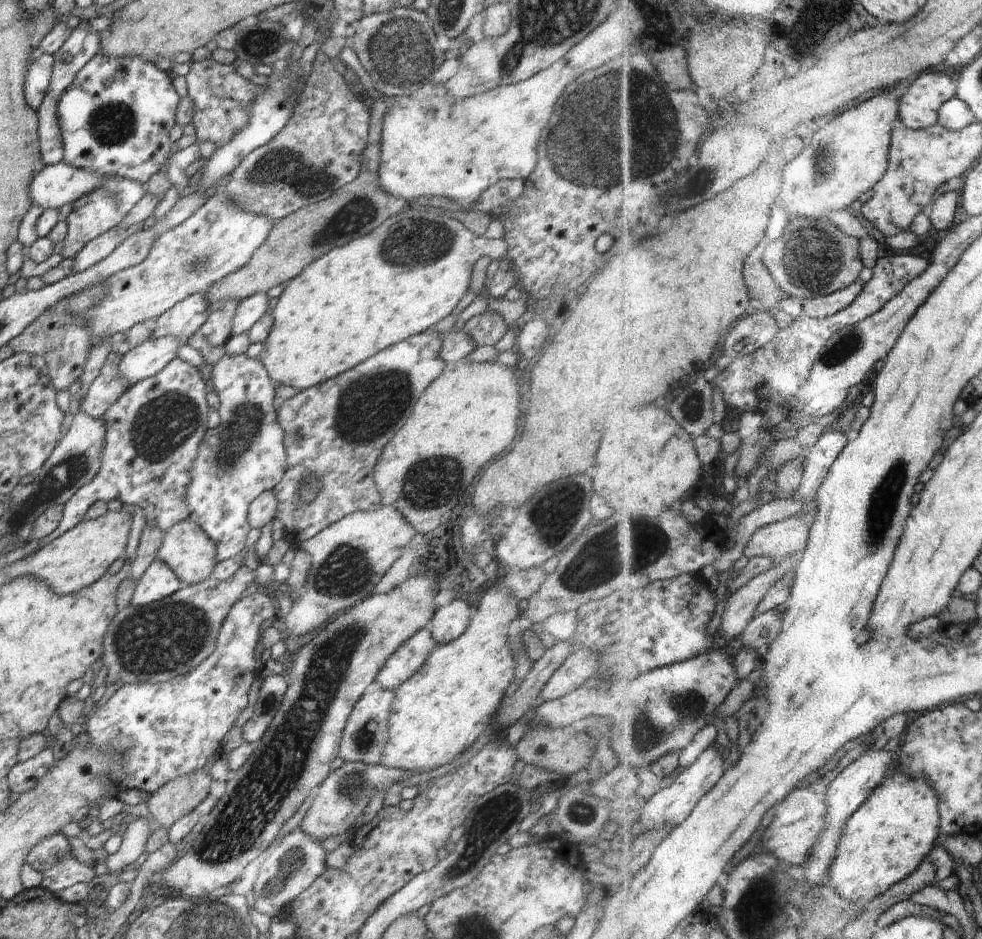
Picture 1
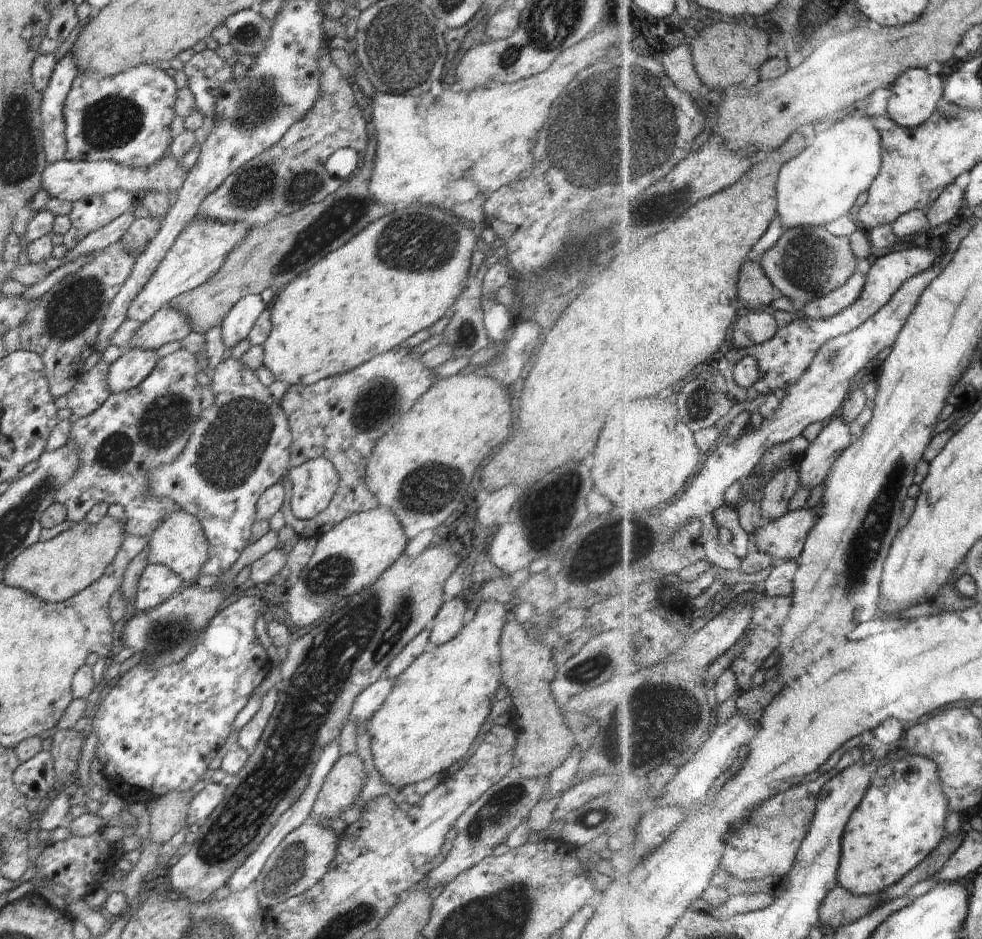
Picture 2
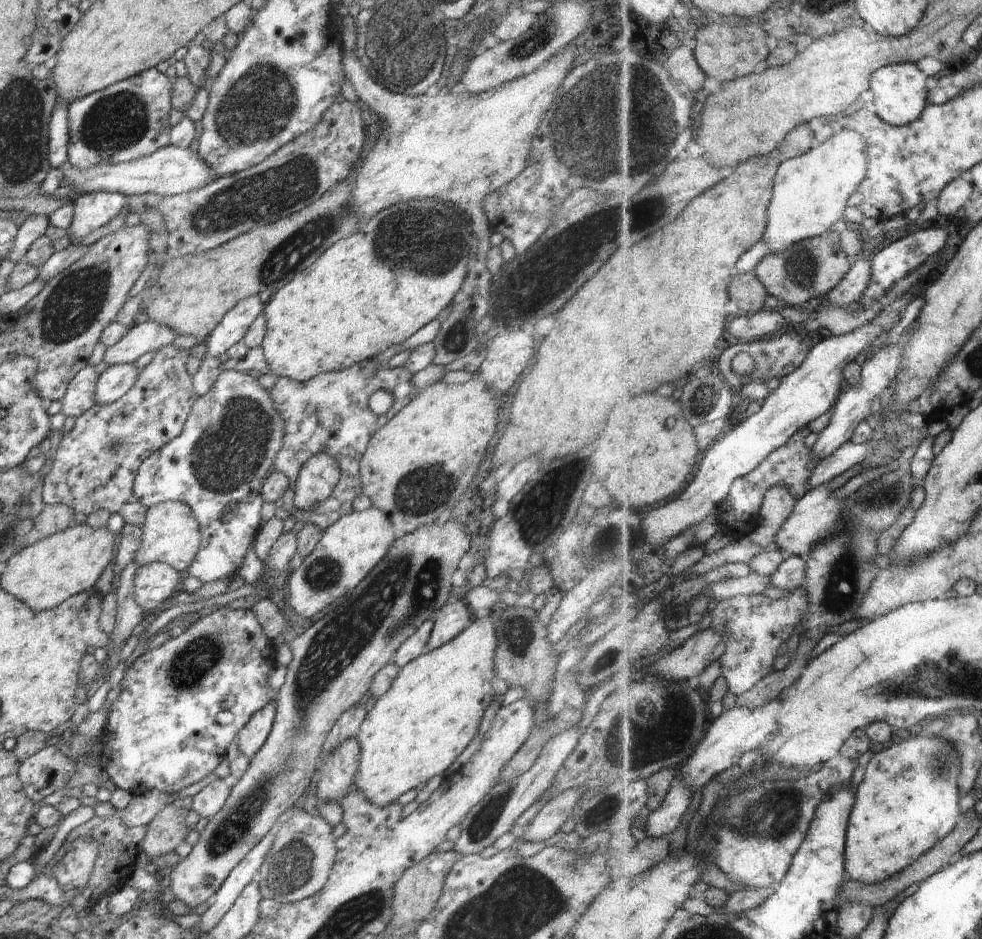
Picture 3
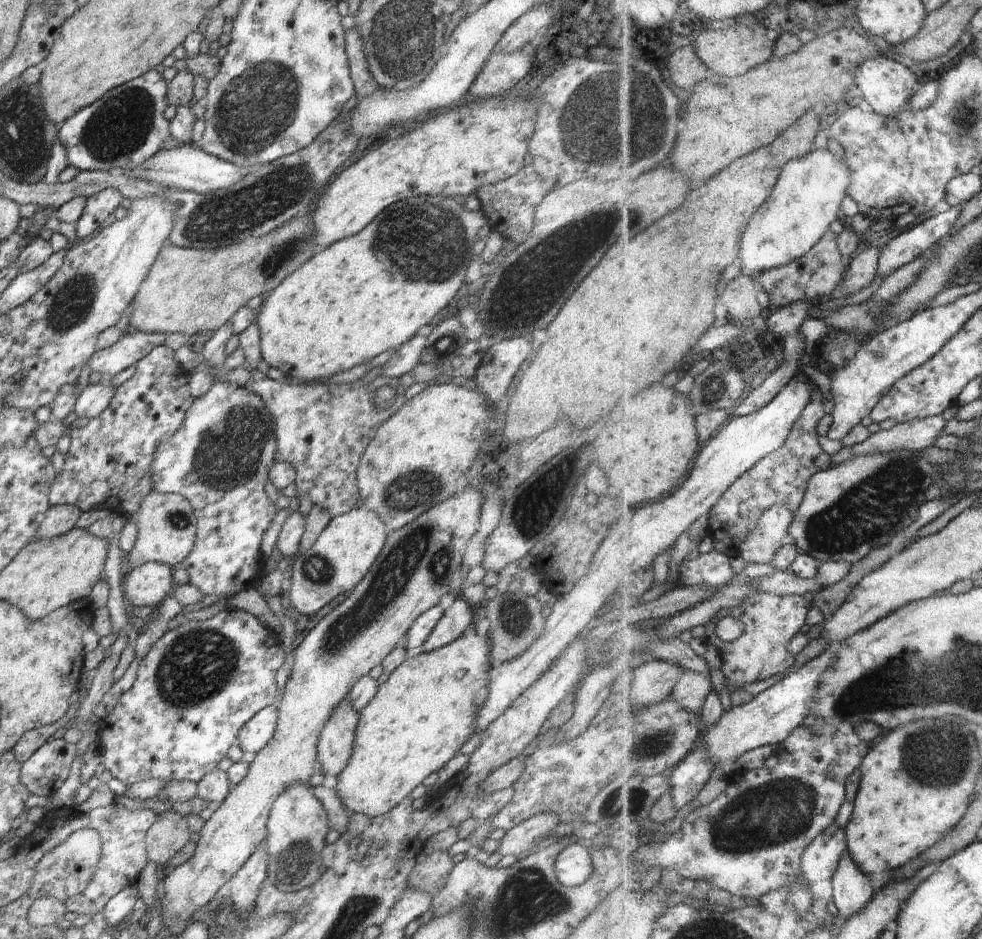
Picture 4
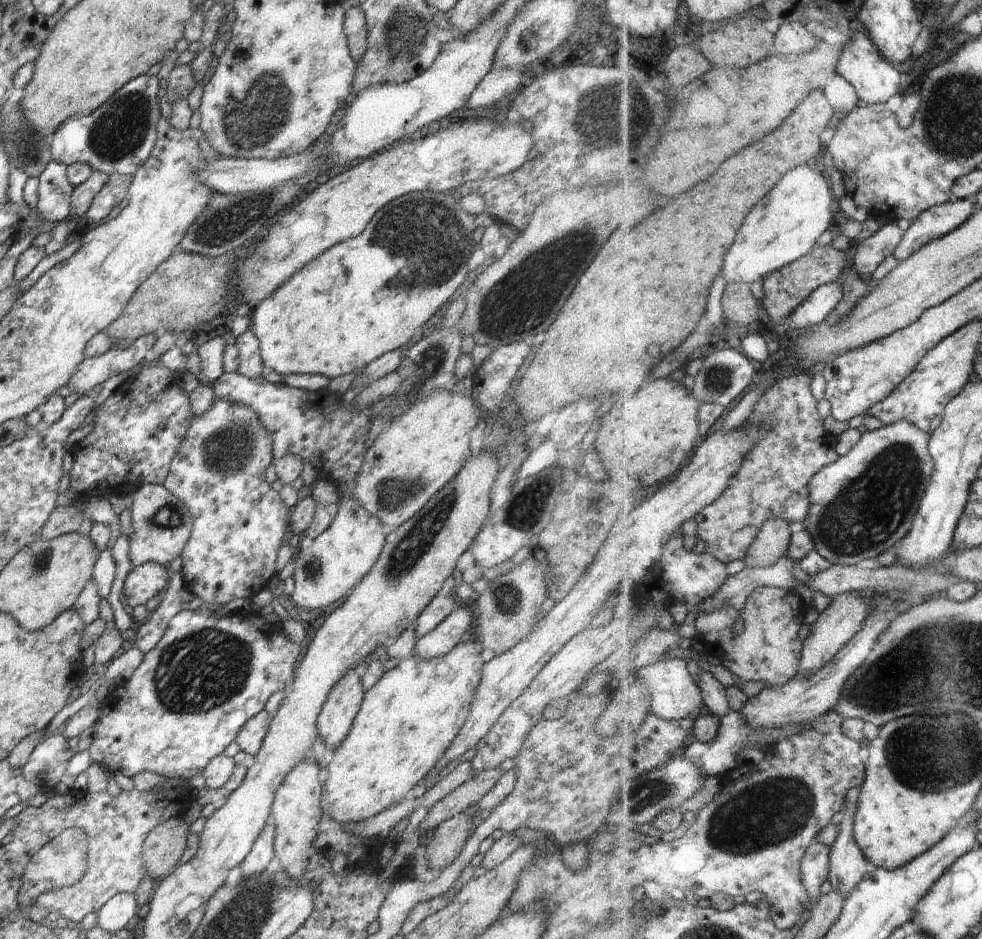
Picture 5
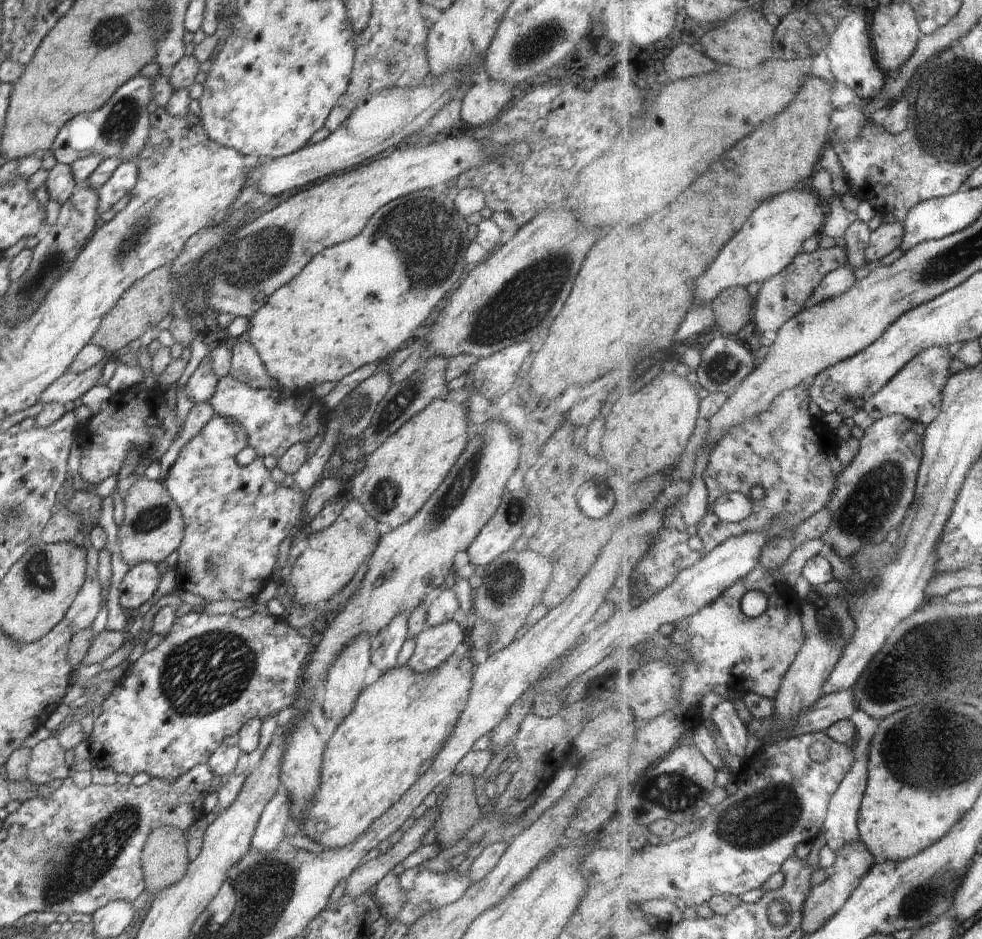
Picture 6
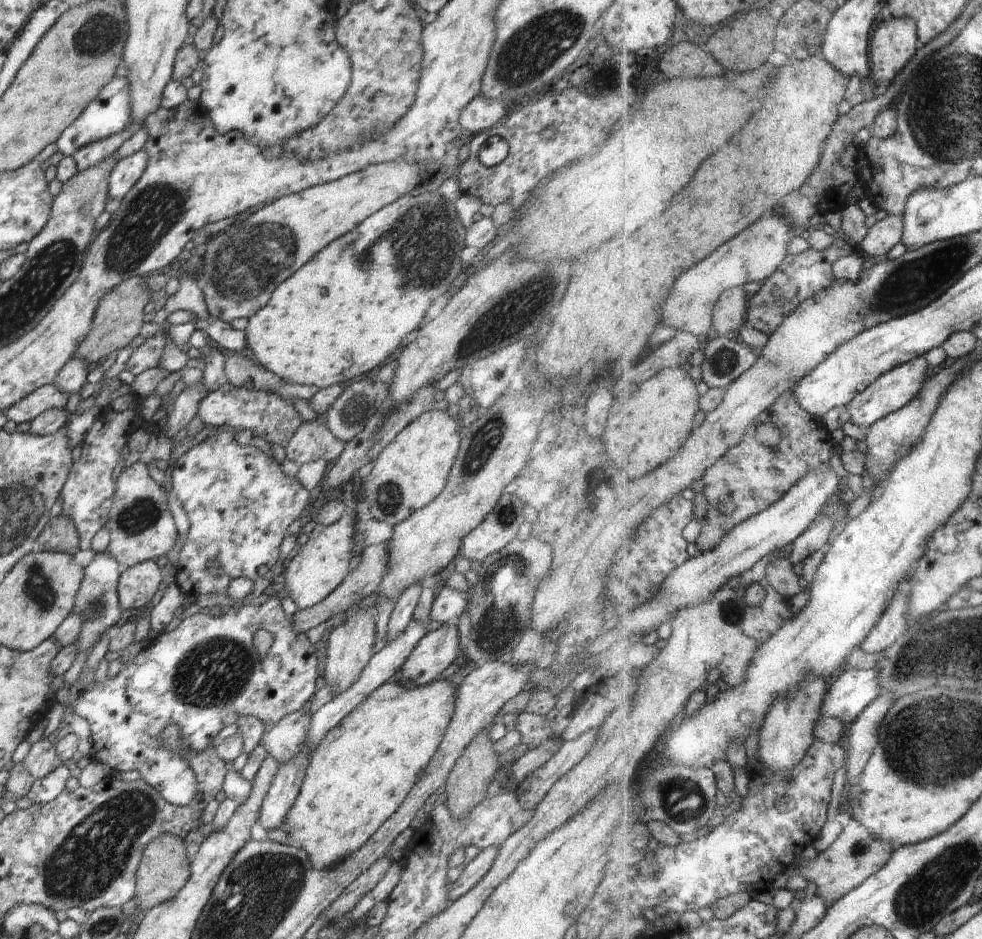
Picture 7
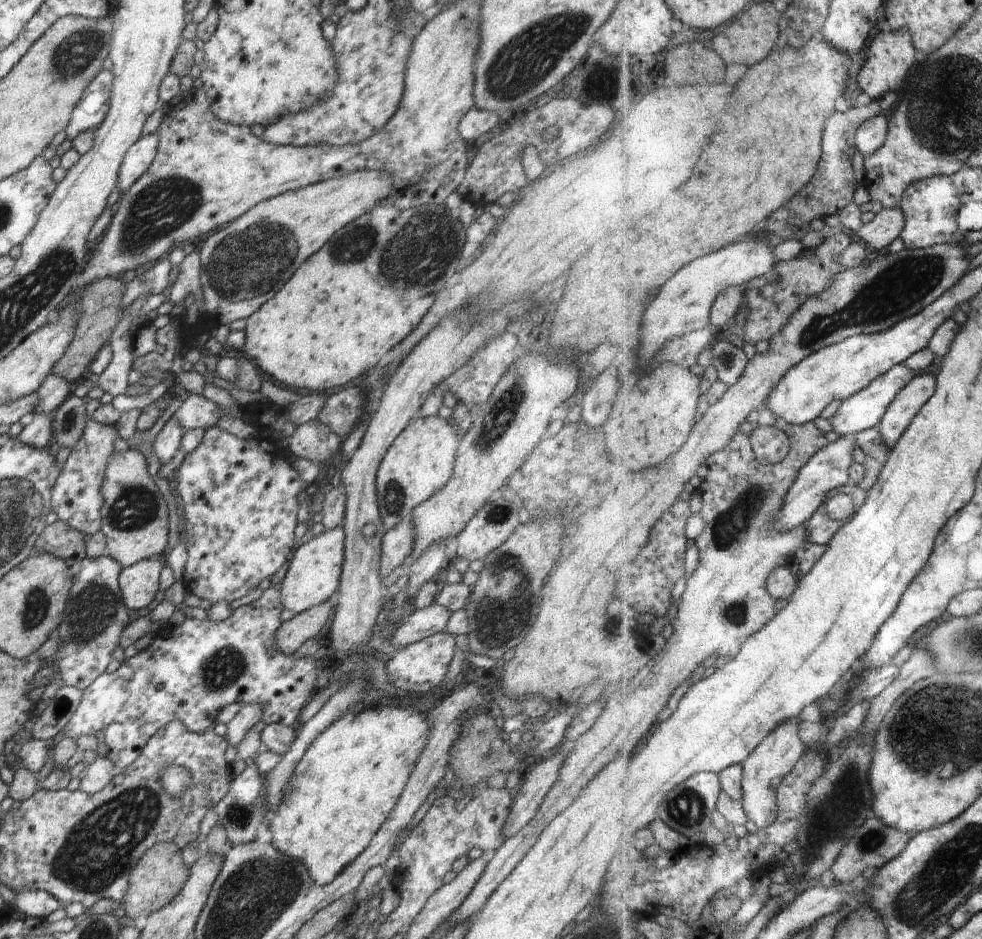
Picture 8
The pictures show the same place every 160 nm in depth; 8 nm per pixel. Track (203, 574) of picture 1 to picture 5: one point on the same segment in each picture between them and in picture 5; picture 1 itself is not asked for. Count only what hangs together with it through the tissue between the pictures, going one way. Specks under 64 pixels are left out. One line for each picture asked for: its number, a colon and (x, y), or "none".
2: (179, 543)
3: (171, 534)
4: (166, 523)
5: (161, 523)

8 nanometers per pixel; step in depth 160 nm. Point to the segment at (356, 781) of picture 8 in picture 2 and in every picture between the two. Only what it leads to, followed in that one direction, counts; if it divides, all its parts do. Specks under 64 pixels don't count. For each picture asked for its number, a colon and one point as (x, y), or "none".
2: (432, 716)
3: (433, 709)
4: (419, 718)
5: (406, 721)
6: (399, 723)
7: (363, 769)

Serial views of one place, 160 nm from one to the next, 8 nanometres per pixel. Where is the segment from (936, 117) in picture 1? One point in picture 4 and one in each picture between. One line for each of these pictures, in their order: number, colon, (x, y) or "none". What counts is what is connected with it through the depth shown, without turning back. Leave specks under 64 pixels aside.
2: (917, 95)
3: (902, 92)
4: (889, 85)

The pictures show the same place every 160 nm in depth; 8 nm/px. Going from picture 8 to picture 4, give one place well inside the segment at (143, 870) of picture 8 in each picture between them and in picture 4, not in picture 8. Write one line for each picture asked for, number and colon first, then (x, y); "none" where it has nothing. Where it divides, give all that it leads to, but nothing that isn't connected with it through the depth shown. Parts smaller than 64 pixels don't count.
4: (170, 832)
5: (162, 850)
6: (164, 858)
7: (164, 869)

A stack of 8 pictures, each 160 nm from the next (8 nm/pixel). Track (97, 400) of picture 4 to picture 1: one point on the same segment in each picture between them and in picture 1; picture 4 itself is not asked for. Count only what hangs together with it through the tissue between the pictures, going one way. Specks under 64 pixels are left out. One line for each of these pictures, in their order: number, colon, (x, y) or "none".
1: (148, 358)
2: (134, 366)
3: (116, 380)

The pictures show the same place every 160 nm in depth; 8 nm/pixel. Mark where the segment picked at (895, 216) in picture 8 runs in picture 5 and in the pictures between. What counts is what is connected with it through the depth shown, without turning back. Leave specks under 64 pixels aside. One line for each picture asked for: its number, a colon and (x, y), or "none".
5: (871, 253)
6: (888, 237)
7: (885, 234)

